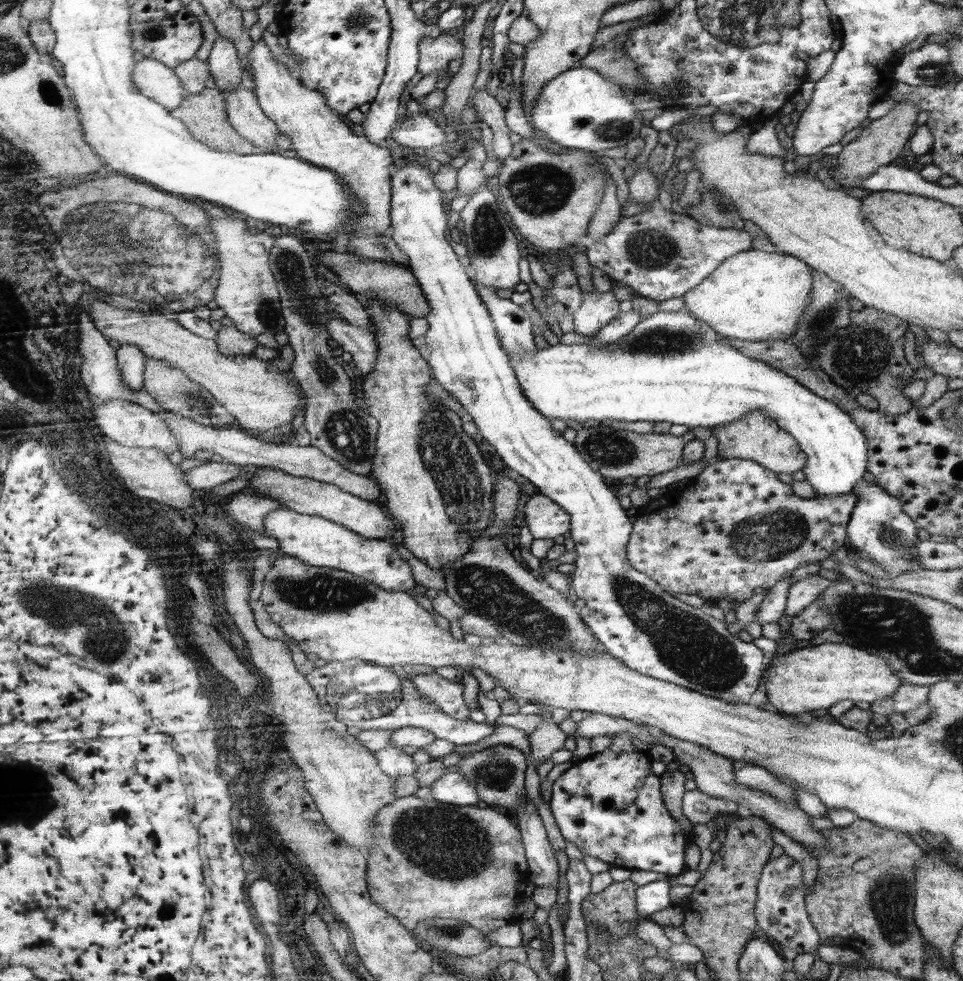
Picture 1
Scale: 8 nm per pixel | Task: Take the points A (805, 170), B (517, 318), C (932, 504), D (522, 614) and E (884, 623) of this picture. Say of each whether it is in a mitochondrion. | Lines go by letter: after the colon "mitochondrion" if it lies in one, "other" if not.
A: other
B: other
C: other
D: mitochondrion
E: mitochondrion

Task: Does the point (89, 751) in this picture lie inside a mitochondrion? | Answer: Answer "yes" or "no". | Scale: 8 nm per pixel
no

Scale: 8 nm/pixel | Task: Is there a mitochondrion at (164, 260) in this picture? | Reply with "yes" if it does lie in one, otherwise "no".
yes

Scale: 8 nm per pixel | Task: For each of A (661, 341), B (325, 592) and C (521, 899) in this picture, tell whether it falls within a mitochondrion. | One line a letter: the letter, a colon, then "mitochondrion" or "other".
A: mitochondrion
B: mitochondrion
C: other

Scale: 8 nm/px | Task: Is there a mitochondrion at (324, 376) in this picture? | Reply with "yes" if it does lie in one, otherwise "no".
yes

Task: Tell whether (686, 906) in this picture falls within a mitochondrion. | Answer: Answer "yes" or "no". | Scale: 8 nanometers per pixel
no

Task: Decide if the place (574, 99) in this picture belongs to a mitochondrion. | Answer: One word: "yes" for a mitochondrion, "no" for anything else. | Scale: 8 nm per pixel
no

